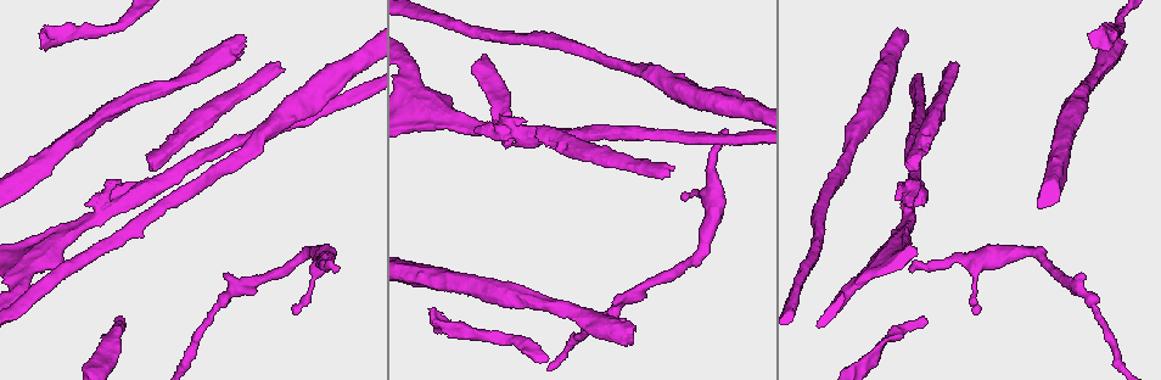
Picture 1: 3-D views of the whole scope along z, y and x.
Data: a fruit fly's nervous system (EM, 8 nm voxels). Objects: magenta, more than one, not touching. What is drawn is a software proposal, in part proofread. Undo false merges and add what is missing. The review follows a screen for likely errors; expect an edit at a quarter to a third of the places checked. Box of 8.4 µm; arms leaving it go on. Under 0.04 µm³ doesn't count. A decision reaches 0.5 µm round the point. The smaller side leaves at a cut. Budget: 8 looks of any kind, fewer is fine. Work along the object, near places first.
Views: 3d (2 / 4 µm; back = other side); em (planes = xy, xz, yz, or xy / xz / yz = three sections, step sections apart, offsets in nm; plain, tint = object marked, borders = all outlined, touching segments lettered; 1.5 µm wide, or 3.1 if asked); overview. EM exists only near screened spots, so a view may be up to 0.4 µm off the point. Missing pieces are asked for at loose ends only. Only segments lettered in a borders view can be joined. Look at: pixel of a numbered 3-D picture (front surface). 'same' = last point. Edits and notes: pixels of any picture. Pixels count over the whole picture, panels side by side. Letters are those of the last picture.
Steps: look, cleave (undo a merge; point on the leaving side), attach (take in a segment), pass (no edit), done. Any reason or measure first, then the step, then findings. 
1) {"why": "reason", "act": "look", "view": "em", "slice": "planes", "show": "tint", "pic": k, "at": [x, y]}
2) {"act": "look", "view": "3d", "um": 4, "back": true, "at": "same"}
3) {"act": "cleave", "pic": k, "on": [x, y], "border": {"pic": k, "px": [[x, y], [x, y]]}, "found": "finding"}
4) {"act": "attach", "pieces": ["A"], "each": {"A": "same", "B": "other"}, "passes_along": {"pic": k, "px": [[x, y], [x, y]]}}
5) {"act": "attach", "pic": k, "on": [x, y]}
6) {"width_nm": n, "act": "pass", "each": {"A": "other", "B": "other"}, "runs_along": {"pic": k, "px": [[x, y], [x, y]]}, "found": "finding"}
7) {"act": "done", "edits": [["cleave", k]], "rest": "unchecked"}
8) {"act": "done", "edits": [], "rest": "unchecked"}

{"why": "four or more arms meet", "act": "look", "view": "3d", "um": 2, "pic": 1, "at": [36, 257]}

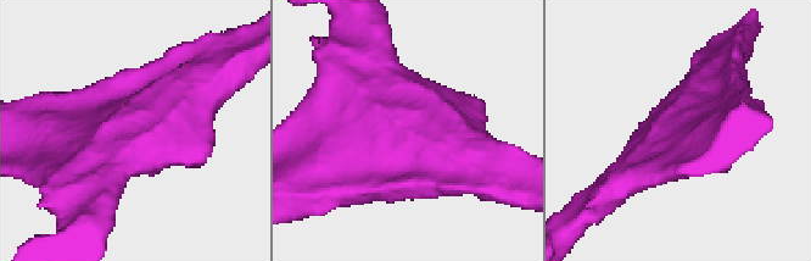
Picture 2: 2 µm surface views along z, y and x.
{"why": "now the EM", "act": "look", "view": "em", "slice": "planes", "show": "borders", "pic": 2, "at": [139, 130]}

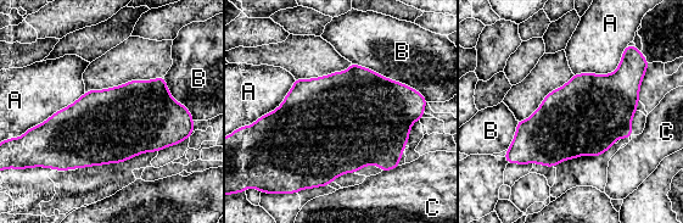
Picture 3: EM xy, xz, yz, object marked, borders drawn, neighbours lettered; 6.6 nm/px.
{"act": "pass", "each": {"A": "other", "B": "other", "C": "other"}, "border": {"pic": 3, "px": [[625, 48], [612, 72], [574, 74]]}, "found": "continuous, no second cell"}

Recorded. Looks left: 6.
{"why": "thin end", "act": "look", "view": "3d", "um": 4, "pic": 1, "at": [116, 320]}

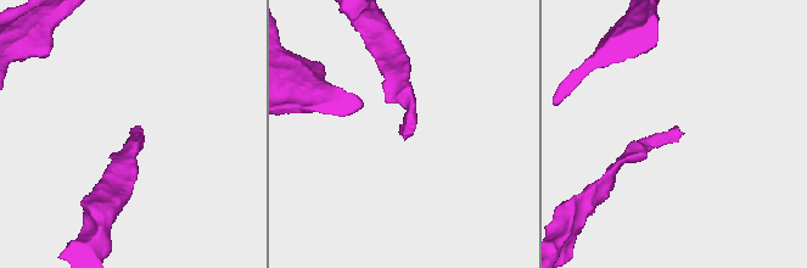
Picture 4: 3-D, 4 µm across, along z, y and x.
{"act": "look", "view": "em", "slice": "planes", "show": "tint", "pic": 4, "at": [408, 137]}

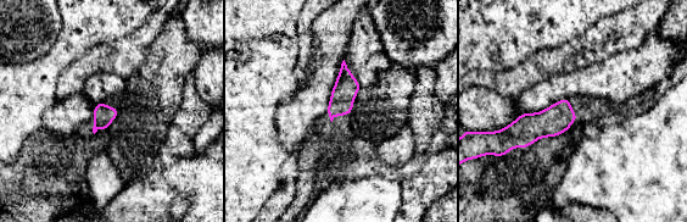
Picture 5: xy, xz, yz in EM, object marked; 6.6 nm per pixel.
{"why": "see the neighbours", "act": "look", "view": "em", "slice": "planes", "show": "borders", "at": "same"}

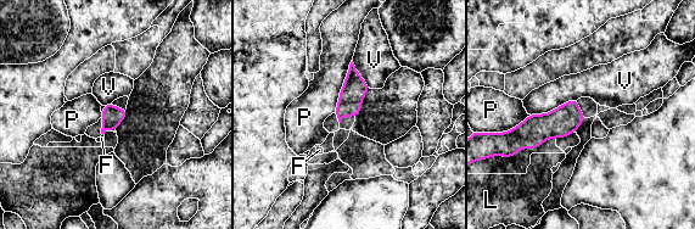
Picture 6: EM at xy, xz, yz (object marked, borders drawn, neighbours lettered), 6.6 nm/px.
{"act": "pass", "each": {"F": "other", "L": "other", "P": "other", "V": "other"}, "border": {"pic": 6, "px": [[576, 99], [530, 115]]}, "found": "none of them fits"}

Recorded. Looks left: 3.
{"why": "long arm stops here", "act": "look", "view": "3d", "um": 4, "pic": 1, "at": [633, 327]}

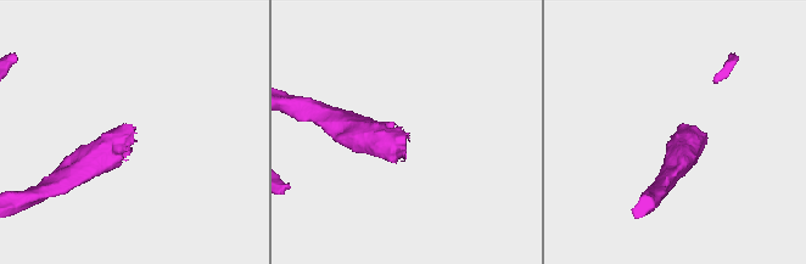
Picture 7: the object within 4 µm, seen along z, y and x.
{"why": "now the EM", "act": "look", "view": "em", "slice": "yz", "step": 8, "show": "borders", "pic": 7, "at": [403, 138]}

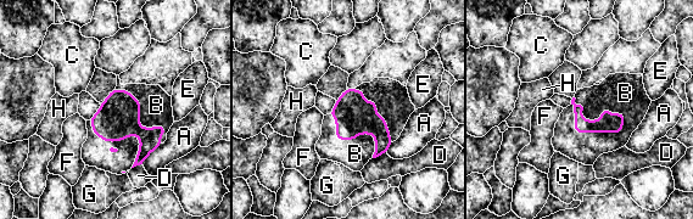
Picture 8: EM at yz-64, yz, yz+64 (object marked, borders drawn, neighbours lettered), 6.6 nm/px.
{"act": "attach", "pieces": ["B"], "each": {"A": "other", "B": "same", "C": "other", "D": "other", "E": "other", "F": "other", "G": "other", "H": "other"}, "passes_along": {"pic": 8, "px": [[608, 123], [582, 132], [586, 147]]}, "found": "the cell continues"}

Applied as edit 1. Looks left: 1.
{"act": "done", "edits": [["attach", 8]], "rest": "unchecked"}

